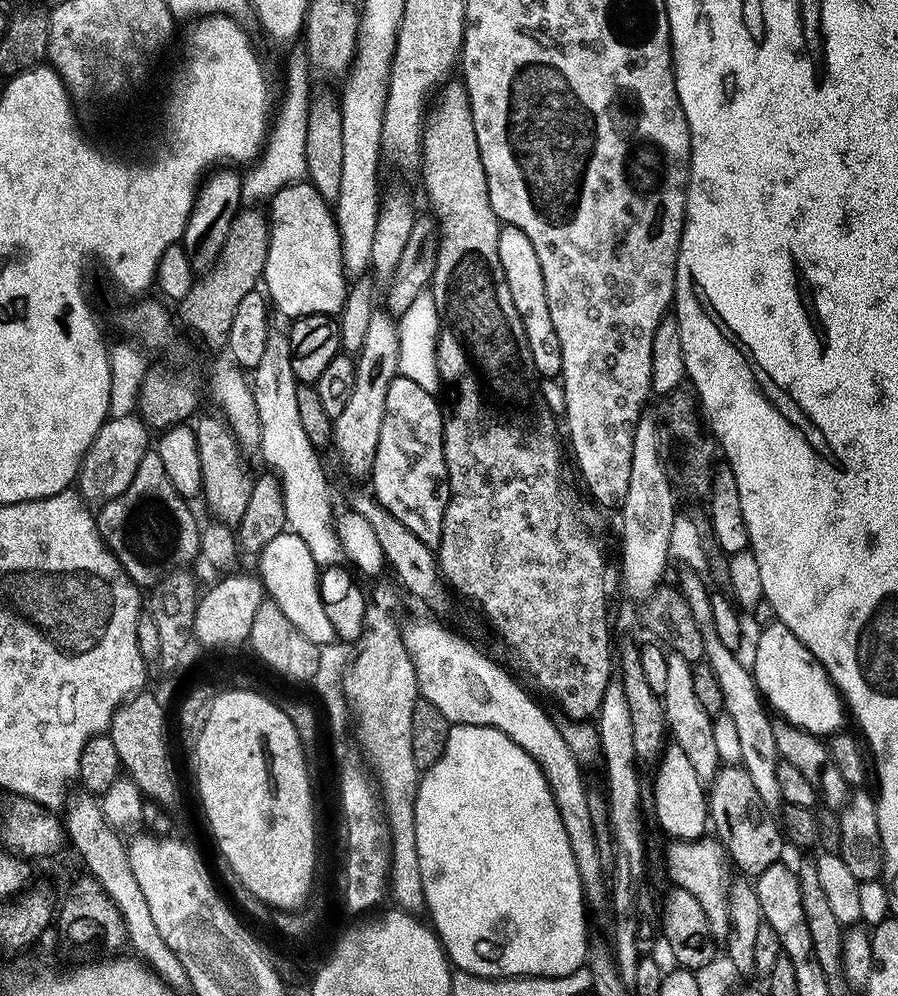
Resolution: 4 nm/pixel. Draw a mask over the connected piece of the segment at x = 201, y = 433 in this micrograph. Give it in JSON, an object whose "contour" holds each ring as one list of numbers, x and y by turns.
{"contour":[[219,414,202,416,194,424,198,438,198,459,202,462,202,500,208,503,208,508,217,521,236,526,250,503,254,476,248,473,248,468,244,465,245,453,227,420]]}

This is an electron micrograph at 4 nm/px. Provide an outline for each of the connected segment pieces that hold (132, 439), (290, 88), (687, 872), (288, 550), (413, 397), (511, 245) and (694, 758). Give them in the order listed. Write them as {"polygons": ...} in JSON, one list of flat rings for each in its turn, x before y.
{"polygons":[[[130,413,122,418,106,420,83,456,77,476,76,488,85,501,101,504,125,492,138,466,143,464,150,450,150,430,139,415]],[[298,50,288,60,288,85,284,88,284,101,279,101,278,111,274,116,263,152,258,159,243,173,241,205,245,208,255,208,267,201,278,190,291,184,299,184,308,175,306,164,306,126,308,125,308,78,305,53]],[[705,834,698,840,672,840,664,848,667,879,675,887,690,890,694,898,698,898,702,911,706,913,706,922,710,922,710,930,717,941,728,939,730,930,730,910,728,909,728,890,730,887,730,861,720,841]],[[285,530,272,542,266,543,258,553,258,560,258,575,264,583,265,593,282,610,282,614,286,614,286,618,290,618,290,622,294,622,294,626,298,626,298,630,302,630,302,634,310,638,310,642,318,646,333,643,336,640,336,631,334,626,330,626,330,618,326,618,326,610,320,597,318,565,314,562,306,542,302,542,298,534]],[[398,374,392,379,390,390,386,390,382,435,378,438,378,454,370,477,370,489,377,502,402,522,406,530,429,546,439,545,442,538,442,522,446,514,449,493,444,453,444,413,441,401,438,402,436,399,433,393,422,390,418,382,410,382,410,378]],[[504,224,498,238,498,262,506,274,506,286,510,286,510,298,514,298,514,310,522,318,526,330,526,342,530,346,532,366,537,377,560,376,562,370,562,346,558,346,558,334,554,330,554,321,550,319,550,305,546,302,546,282,542,278,542,265,538,262,538,253,534,245,522,230,512,224]],[[669,651,667,658,666,686,662,693,662,699,668,731,674,743,682,746,682,751,686,753,686,759,693,764,698,778,705,782,711,782,722,767,718,758,718,749,714,743,714,726,712,725,714,717,706,714,706,710,702,710,702,702,698,702,694,691,694,674,690,661,674,651]]]}

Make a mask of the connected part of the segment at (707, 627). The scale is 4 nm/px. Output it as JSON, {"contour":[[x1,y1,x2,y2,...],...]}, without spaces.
{"contour":[[688,570,685,573,680,584,678,583,678,590,690,607,690,612,694,615,694,620,698,623,703,636,704,662,712,667,714,678,718,678,718,686,722,686,723,715,729,716,734,722,734,727,738,729,738,739,742,750,740,764,746,770,746,774,750,774,764,805,773,814,779,813,784,799,782,789,778,787,778,766,781,759,778,754,778,742,774,742,776,724,758,690,756,680,752,677,749,665,745,661,743,664,738,660,740,658,737,653,727,650,726,646,719,641,713,622,712,594,711,591,708,592,702,580,704,578,695,571]]}

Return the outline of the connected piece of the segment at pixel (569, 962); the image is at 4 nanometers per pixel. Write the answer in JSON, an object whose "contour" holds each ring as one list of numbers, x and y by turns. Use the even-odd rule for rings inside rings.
{"contour":[[457,724,449,727,446,750,442,754,442,758,438,758,438,762,434,762,434,766,427,769,427,771,421,775,420,785,416,791,416,809,414,810,414,818,416,819,418,866,422,870,424,906,427,915,432,915,432,920,430,919,431,927,434,929,440,943,444,945,444,950,449,961,451,961,459,971,469,972,475,976,485,976,487,980,510,980,517,976,565,976,574,970,585,967,588,958,588,941,590,939,590,933,588,933,588,920,584,917,584,912,586,913,586,905,584,903,584,895,582,894,582,886,580,885,578,866,574,862,574,850,570,850,570,838,566,838,566,826,562,826,560,811,554,802,552,791,544,777,544,772,538,766,538,762,534,762,534,758,530,754,526,754,526,750,522,750,522,746,518,746,510,738,506,738,506,734,502,730,494,730,493,728,487,728,486,726,474,726,473,724]]}

